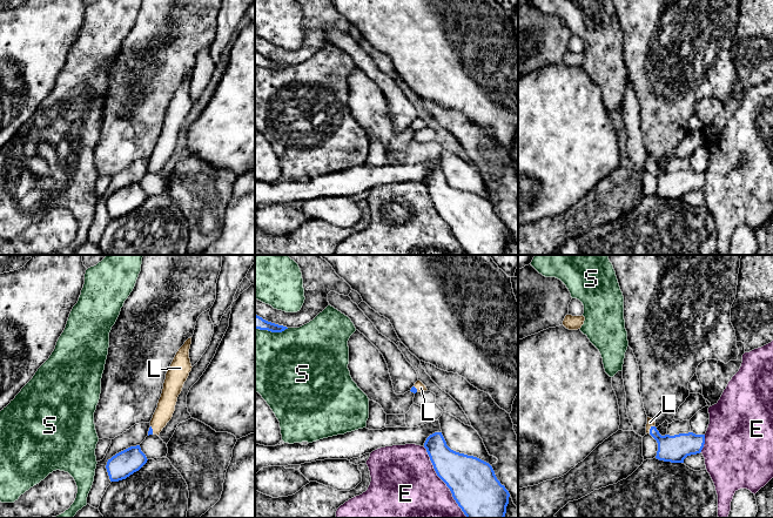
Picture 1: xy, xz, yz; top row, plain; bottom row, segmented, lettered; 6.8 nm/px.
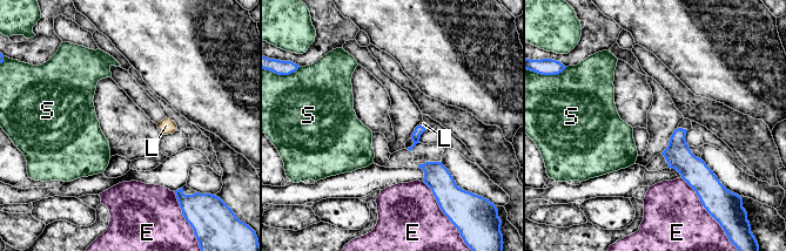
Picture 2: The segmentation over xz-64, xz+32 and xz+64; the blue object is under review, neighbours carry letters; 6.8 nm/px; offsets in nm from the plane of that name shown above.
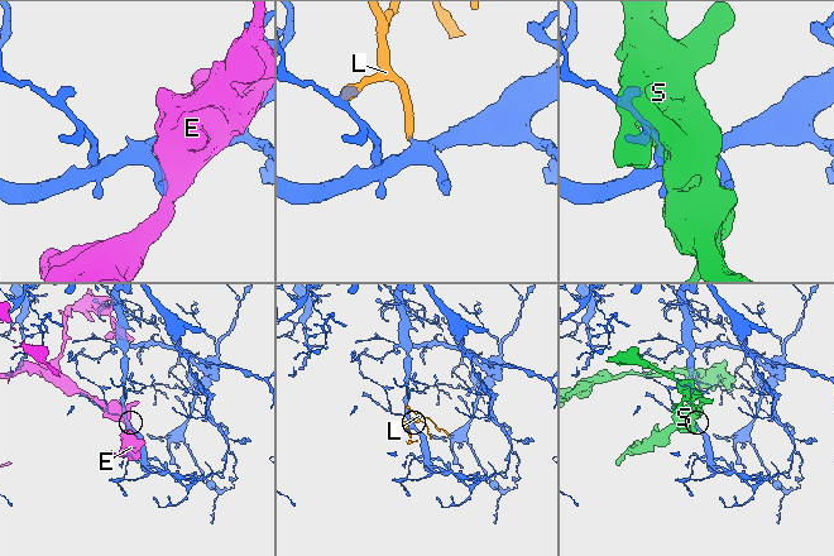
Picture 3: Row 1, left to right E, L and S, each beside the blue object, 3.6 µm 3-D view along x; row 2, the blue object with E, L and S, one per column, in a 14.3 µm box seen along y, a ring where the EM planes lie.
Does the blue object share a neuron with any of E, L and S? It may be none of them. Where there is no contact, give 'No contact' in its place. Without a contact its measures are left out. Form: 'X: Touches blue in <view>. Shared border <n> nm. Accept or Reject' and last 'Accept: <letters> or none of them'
E: Touches blue in xz. Shared border 550 nm. Reject
L: Touches blue in yz. Shared border 70 nm. Accept
S: Touches blue in xz. Shared border 240 nm. Reject
Accept: L

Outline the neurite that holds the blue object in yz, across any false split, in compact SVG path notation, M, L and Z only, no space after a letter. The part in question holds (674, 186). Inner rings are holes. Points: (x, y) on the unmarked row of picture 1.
M647 154L646 170L657 177L656 195L664 199L684 200L687 193L700 190L705 181L705 171L693 169L661 173L656 164L656 159L650 154Z

